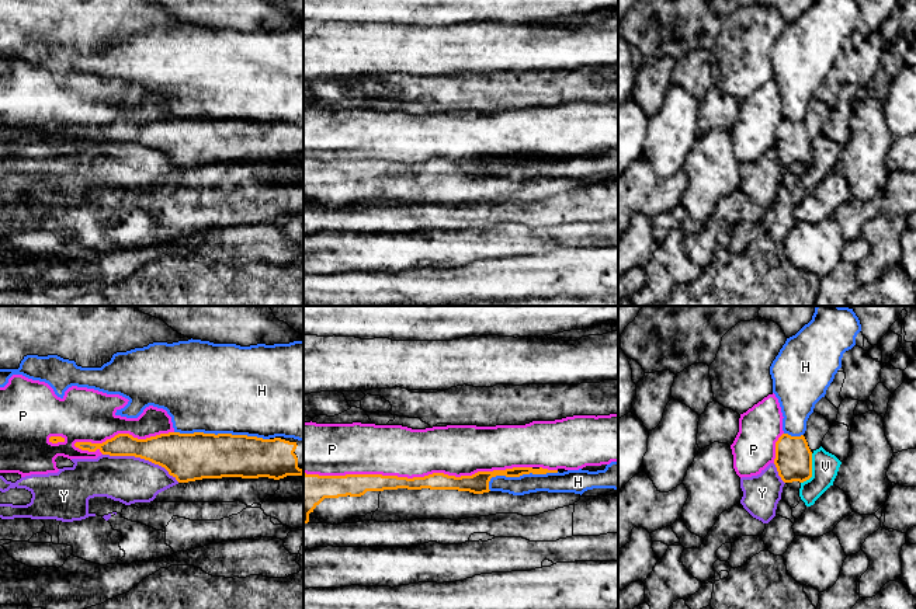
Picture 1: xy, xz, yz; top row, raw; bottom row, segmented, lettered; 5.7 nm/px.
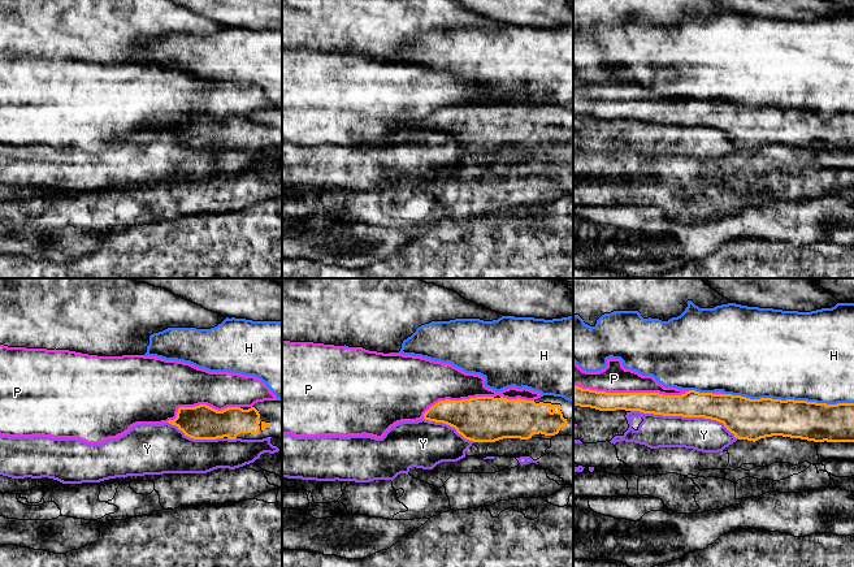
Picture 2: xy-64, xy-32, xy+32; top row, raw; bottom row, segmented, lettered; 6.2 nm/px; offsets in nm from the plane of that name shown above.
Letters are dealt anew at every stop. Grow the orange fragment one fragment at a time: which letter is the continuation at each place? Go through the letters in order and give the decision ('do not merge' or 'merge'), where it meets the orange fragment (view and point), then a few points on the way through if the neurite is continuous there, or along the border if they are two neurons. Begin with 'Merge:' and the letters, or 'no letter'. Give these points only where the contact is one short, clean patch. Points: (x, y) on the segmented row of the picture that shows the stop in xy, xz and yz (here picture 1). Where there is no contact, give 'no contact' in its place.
Merge: no letter
H: do not merge | xy (222, 434)
P: do not merge | xz (417, 477)
V: do not merge | yz (811, 470)
Y: do not merge | xy (141, 458)

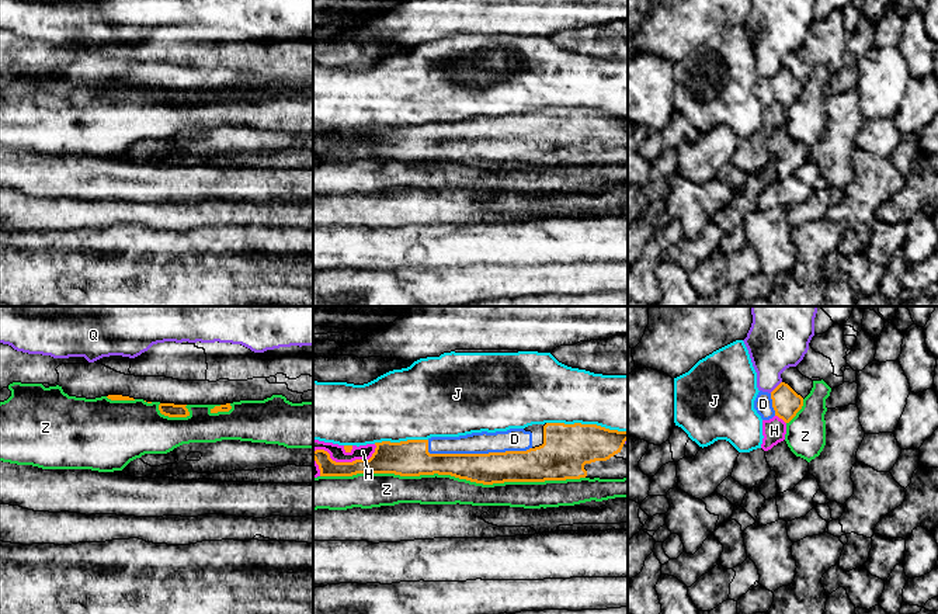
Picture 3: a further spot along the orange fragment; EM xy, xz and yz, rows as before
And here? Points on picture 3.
Merge: D
D: merge | xz (475, 454)
H: do not merge | xz (346, 462)
J: do not merge | xz (587, 425)
Q: do not merge | yz (777, 387)
Z: do not merge | xz (452, 475)

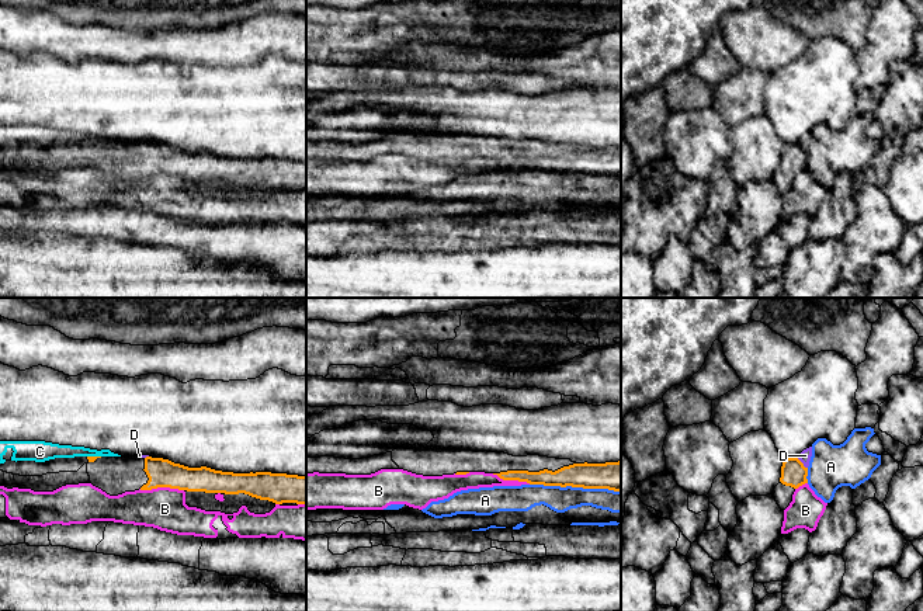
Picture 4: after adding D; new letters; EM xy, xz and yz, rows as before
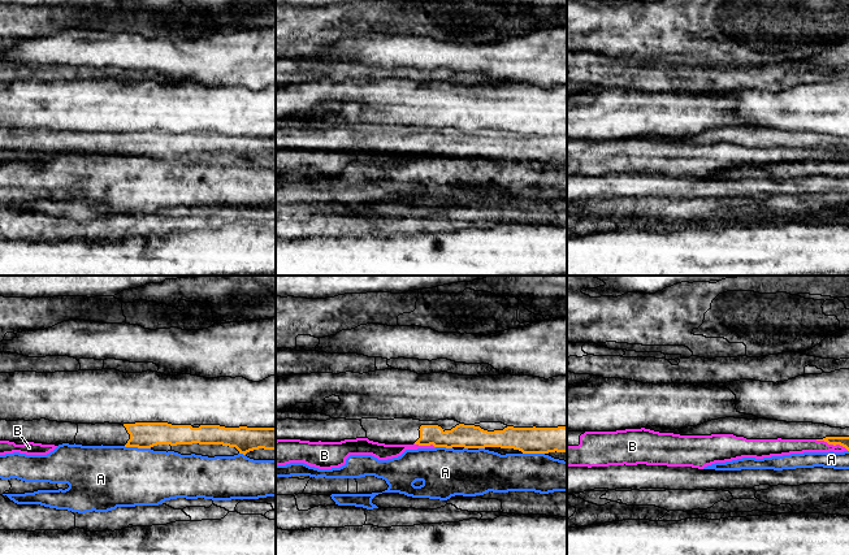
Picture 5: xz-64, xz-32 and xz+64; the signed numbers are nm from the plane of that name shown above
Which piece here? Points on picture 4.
Merge: C, D
A: do not merge | xz (575, 486)
B: do not merge | xy (162, 486)
C: merge | xy (94, 457)
D: merge | yz (802, 464)

